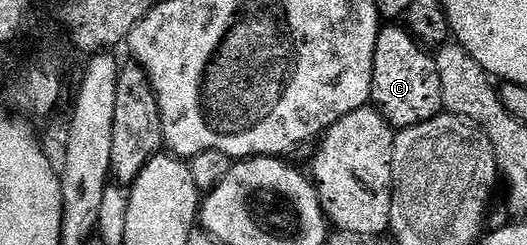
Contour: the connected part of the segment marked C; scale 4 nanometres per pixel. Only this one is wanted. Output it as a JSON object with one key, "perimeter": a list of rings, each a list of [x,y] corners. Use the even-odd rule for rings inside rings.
{"perimeter":[[[386,24],[378,31],[370,100],[374,109],[384,116],[384,120],[388,120],[398,130],[424,124],[424,120],[432,120],[443,113],[440,76],[436,72],[431,51],[421,46],[405,25]]]}

